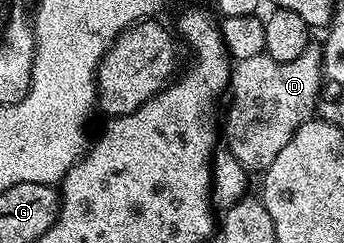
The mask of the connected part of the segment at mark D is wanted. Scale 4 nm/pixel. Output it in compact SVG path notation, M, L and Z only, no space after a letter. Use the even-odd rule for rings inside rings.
M308 43L306 50L301 54L297 54L297 58L293 58L293 62L277 62L272 56L266 54L257 58L245 58L238 61L232 67L231 79L229 81L229 97L231 101L227 104L227 142L225 148L231 152L232 158L236 159L247 170L259 168L258 170L266 170L273 162L273 158L277 158L277 154L281 154L281 150L285 150L285 146L289 142L289 138L293 138L293 134L297 134L297 130L301 130L301 126L306 120L312 119L316 115L317 105L319 103L319 89L323 86L323 50L318 43Z

